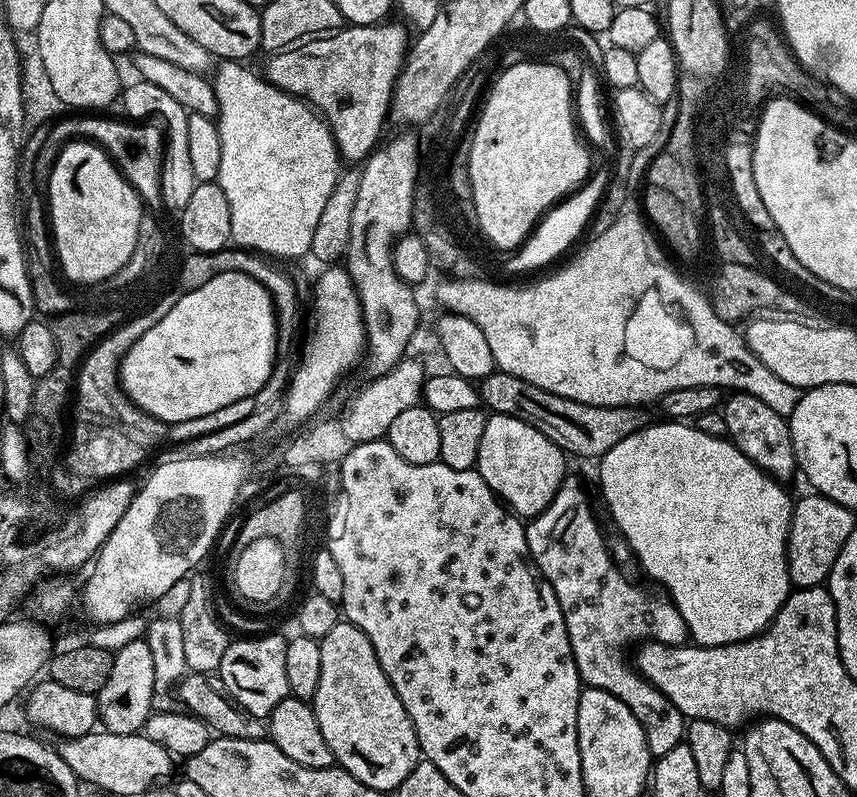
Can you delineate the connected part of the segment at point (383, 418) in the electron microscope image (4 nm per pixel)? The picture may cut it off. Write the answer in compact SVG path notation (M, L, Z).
M423 359L400 360L383 376L369 379L369 384L345 406L344 417L338 420L340 431L352 444L385 439L394 418L398 418L398 414L410 410L415 404L421 403L425 379L426 367Z

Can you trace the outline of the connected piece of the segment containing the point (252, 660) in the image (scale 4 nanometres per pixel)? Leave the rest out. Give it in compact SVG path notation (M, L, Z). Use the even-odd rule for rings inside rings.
M256 636L253 640L236 638L231 641L226 654L223 655L218 674L222 678L222 682L226 682L226 690L230 690L232 697L250 714L266 718L272 713L274 706L278 706L278 702L282 702L290 694L286 682L287 645L288 640L280 636Z

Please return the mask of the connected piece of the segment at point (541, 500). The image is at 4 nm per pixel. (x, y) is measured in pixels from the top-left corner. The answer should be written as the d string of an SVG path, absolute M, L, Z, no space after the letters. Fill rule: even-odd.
M492 414L478 446L475 471L517 516L535 518L552 505L554 494L558 494L560 484L566 478L564 460L566 453L534 426L518 418Z

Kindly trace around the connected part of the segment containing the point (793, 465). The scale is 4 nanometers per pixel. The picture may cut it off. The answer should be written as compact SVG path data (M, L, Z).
M732 392L723 401L722 413L728 427L727 439L736 445L750 462L754 462L765 474L781 481L788 482L792 476L792 471L797 471L798 465L796 455L792 449L792 439L788 429L788 421L785 417L774 414L770 406L766 406L754 394L745 392Z

